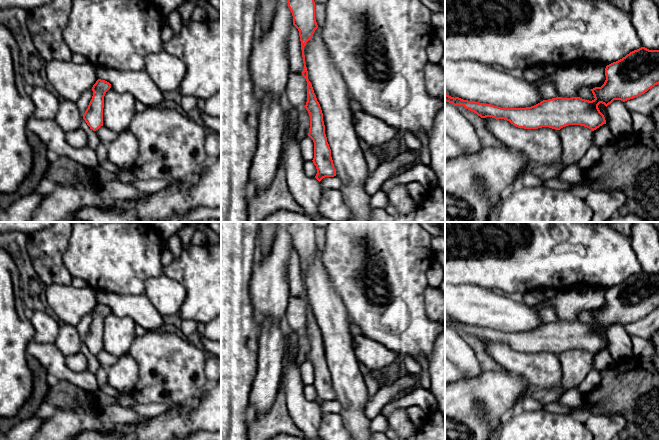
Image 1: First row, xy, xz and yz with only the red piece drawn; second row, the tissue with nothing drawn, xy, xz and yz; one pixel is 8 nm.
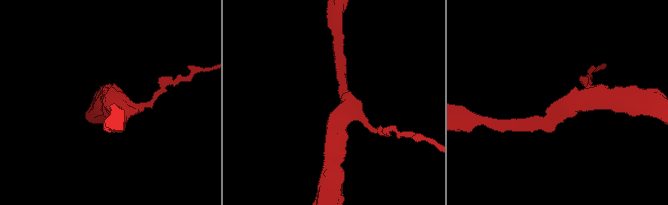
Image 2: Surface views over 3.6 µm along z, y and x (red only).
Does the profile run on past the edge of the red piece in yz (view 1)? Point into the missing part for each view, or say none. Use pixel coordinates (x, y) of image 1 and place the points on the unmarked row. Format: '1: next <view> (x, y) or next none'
1: next none

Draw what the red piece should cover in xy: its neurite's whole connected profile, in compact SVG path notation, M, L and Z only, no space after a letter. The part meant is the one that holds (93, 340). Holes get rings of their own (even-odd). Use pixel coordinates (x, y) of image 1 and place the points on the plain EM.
M98 303L92 311L93 320L83 338L83 343L93 355L103 350L104 320L110 312L111 308L101 303Z

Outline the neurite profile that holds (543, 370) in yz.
M482 342L488 355L507 372L523 377L531 387L540 389L561 386L562 366L558 354L518 352L504 343Z

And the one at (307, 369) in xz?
M307 360L301 365L301 377L304 385L312 385L314 382L314 366Z

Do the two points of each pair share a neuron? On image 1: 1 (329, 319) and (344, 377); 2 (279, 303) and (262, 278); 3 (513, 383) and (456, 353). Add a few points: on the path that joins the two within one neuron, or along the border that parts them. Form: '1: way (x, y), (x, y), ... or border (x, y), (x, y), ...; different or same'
1: way (336, 333), (342, 363); same
2: way (273, 297), (269, 293), (268, 284); same
3: border (482, 371), (476, 377), (463, 380); different

